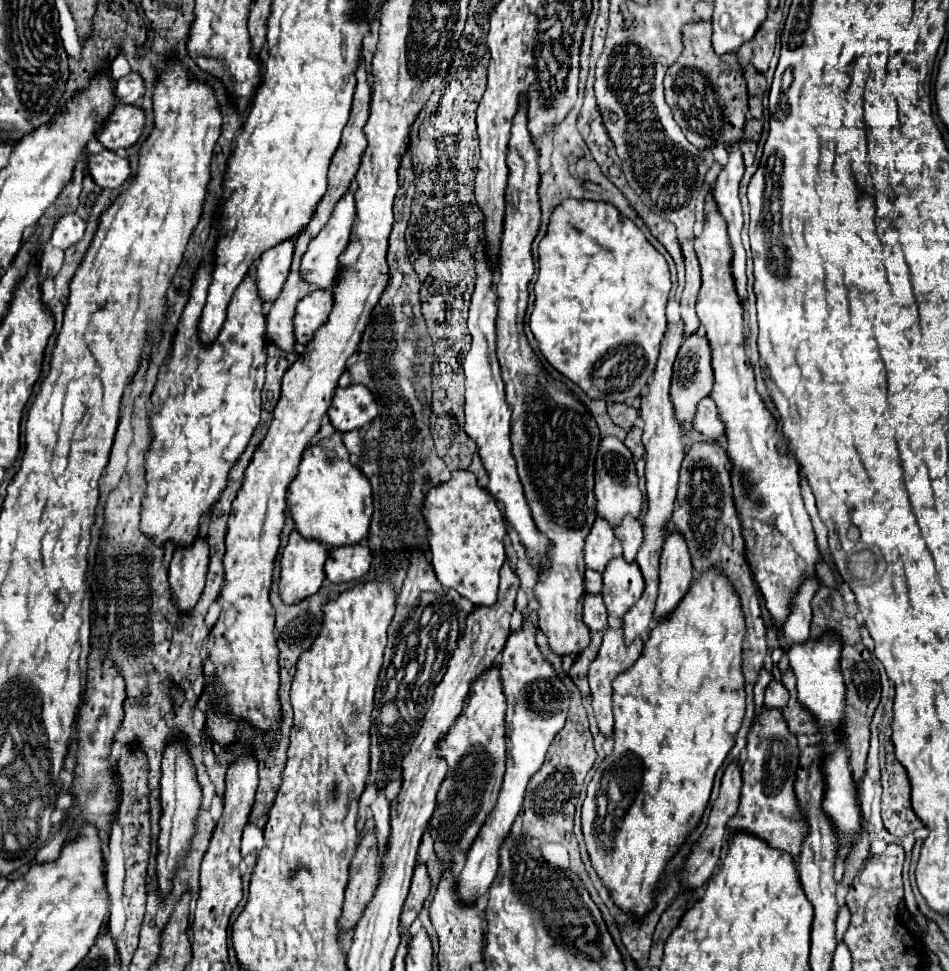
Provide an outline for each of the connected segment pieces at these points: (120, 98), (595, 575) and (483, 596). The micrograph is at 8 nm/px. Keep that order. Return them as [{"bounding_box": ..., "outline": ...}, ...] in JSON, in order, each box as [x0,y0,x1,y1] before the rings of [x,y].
[{"bounding_box":[113,72,145,104],"outline":[[[129,72],[127,76],[123,76],[119,84],[115,84],[113,88],[113,96],[121,104],[135,104],[143,96],[143,92],[145,92],[143,78],[137,76],[135,72]]]},{"bounding_box":[585,570,603,594],"outline":[[[585,570],[585,588],[587,588],[587,592],[591,592],[591,594],[599,594],[601,592],[601,586],[603,586],[603,578],[601,578],[601,574],[599,572],[595,572],[595,570]]]},{"bounding_box":[423,470,507,606],"outline":[[[457,470],[449,482],[439,484],[427,494],[423,514],[431,530],[429,550],[437,580],[445,588],[457,590],[475,606],[491,606],[497,600],[507,534],[495,498],[477,484],[477,478],[469,470]]]}]

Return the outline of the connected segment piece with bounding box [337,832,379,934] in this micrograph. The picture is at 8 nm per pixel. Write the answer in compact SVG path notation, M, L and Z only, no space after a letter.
M367 832L363 838L359 838L357 842L357 852L351 858L349 864L349 882L345 888L345 904L343 904L343 912L341 918L337 920L337 926L341 928L341 934L349 932L365 904L371 900L375 886L377 886L377 840L375 840L375 832Z

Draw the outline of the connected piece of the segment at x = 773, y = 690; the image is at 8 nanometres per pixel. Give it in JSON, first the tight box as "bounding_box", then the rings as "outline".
{"bounding_box":[765,680,789,708],"outline":[[[771,680],[771,684],[765,690],[765,706],[767,708],[785,708],[789,700],[789,692],[779,680]]]}

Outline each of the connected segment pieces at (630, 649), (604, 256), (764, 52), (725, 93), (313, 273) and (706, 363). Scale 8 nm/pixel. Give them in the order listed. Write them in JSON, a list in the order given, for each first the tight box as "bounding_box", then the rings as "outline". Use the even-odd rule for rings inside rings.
[{"bounding_box":[589,628,643,738],"outline":[[[607,628],[603,634],[603,644],[597,652],[597,658],[591,662],[589,666],[589,686],[591,686],[591,700],[593,700],[593,710],[595,710],[595,718],[599,722],[599,730],[609,738],[613,734],[613,710],[611,710],[611,682],[615,680],[615,676],[619,672],[623,672],[625,668],[633,666],[635,660],[641,656],[643,650],[643,642],[641,638],[635,638],[631,644],[625,644],[623,638],[623,628]]]},{"bounding_box":[529,198,671,402],"outline":[[[569,198],[553,210],[547,236],[539,244],[539,276],[535,282],[535,308],[533,308],[529,326],[531,326],[531,332],[539,344],[539,350],[545,356],[545,360],[557,372],[561,372],[565,378],[575,382],[589,398],[593,398],[593,400],[603,398],[607,402],[609,400],[611,402],[625,402],[629,398],[637,398],[639,392],[643,390],[643,386],[647,384],[647,380],[653,376],[653,368],[655,368],[655,362],[659,356],[661,336],[663,336],[665,326],[667,326],[665,304],[667,304],[669,290],[671,290],[671,278],[669,278],[669,268],[667,268],[665,258],[647,242],[643,232],[627,216],[621,216],[621,212],[617,212],[617,208],[613,208],[613,204]]]},{"bounding_box":[737,10,781,74],"outline":[[[769,10],[765,22],[759,26],[757,34],[753,36],[753,40],[745,42],[739,48],[739,54],[737,54],[739,56],[739,62],[753,64],[761,74],[767,72],[769,60],[773,58],[779,24],[781,24],[781,14],[775,14],[775,12]]]},{"bounding_box":[665,22,749,150],"outline":[[[709,22],[687,24],[683,28],[683,52],[665,74],[665,100],[693,146],[703,150],[721,144],[729,150],[733,140],[741,140],[741,128],[745,124],[745,114],[749,112],[747,84],[735,54],[717,56],[713,52],[711,32]]]},{"bounding_box":[301,190,355,290],"outline":[[[349,190],[341,202],[337,202],[329,222],[321,228],[321,232],[309,242],[307,252],[301,258],[301,278],[307,284],[313,284],[315,288],[321,290],[331,290],[333,284],[337,282],[337,272],[339,272],[339,256],[349,244],[351,236],[351,224],[355,220],[355,202],[353,202],[353,190]]]},{"bounding_box":[669,334,713,430],"outline":[[[691,334],[685,338],[677,354],[673,380],[671,380],[671,392],[669,392],[673,408],[675,408],[675,418],[683,428],[693,430],[693,416],[697,412],[697,404],[711,394],[711,386],[713,386],[713,370],[711,370],[711,360],[709,360],[709,346],[705,344],[705,336],[699,338],[697,334]]]}]

